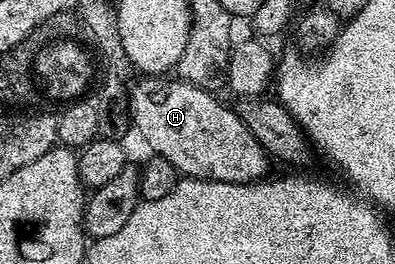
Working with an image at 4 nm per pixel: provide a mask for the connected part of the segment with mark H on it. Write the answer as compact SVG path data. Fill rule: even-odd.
M144 76L131 87L128 95L128 113L131 125L144 137L151 153L158 158L170 160L174 168L185 178L201 178L211 182L259 182L269 173L269 154L260 141L246 128L231 105L223 106L213 91L204 90L183 80L171 82L168 76Z

